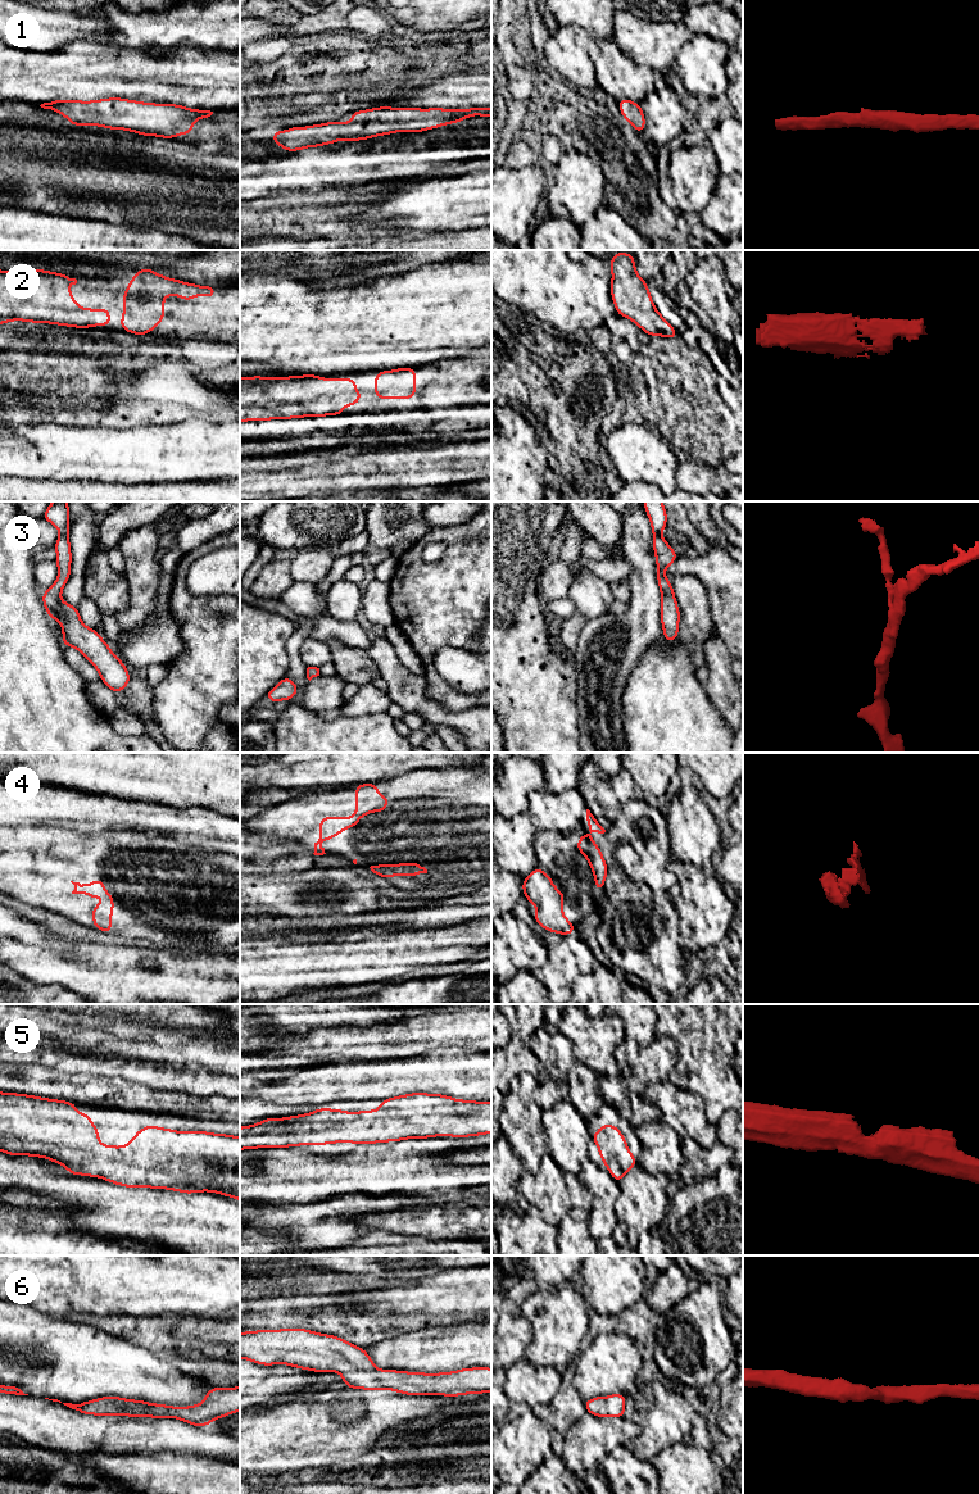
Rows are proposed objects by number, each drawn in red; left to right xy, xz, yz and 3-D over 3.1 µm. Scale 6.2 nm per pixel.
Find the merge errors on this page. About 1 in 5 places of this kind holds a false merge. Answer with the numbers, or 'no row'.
no row

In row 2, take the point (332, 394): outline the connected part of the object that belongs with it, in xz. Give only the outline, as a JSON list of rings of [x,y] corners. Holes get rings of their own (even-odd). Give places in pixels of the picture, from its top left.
[[[318,374],[291,377],[240,377],[240,422],[323,417],[344,414],[344,405],[353,408],[363,395],[354,387],[357,378],[319,378]]]

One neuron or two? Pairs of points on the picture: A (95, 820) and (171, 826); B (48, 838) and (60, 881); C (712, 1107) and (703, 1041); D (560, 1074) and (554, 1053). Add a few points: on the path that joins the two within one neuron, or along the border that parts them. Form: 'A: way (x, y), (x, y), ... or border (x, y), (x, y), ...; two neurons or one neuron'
A: way (114, 818), (152, 820); one neuron
B: way (45, 848), (44, 856), (54, 866), (54, 871); one neuron
C: way (712, 1090), (712, 1076), (705, 1068), (705, 1058); one neuron
D: way (557, 1068), (557, 1058); one neuron

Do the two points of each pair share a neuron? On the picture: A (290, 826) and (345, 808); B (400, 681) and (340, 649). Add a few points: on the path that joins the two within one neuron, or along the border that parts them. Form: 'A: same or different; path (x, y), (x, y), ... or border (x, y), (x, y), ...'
A: same; path (304, 820), (331, 818)
B: different; border (366, 649), (380, 675)

